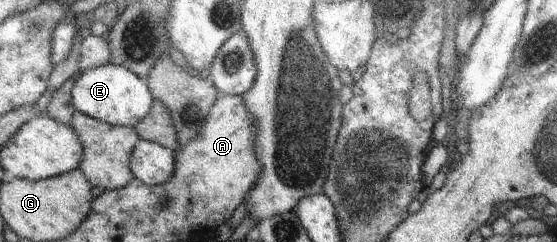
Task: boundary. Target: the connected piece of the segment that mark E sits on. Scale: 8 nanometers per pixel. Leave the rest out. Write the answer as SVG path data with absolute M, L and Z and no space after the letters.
M109 62L81 71L79 76L70 91L75 113L82 113L106 124L135 127L150 111L154 98L147 84L122 65L113 65Z

